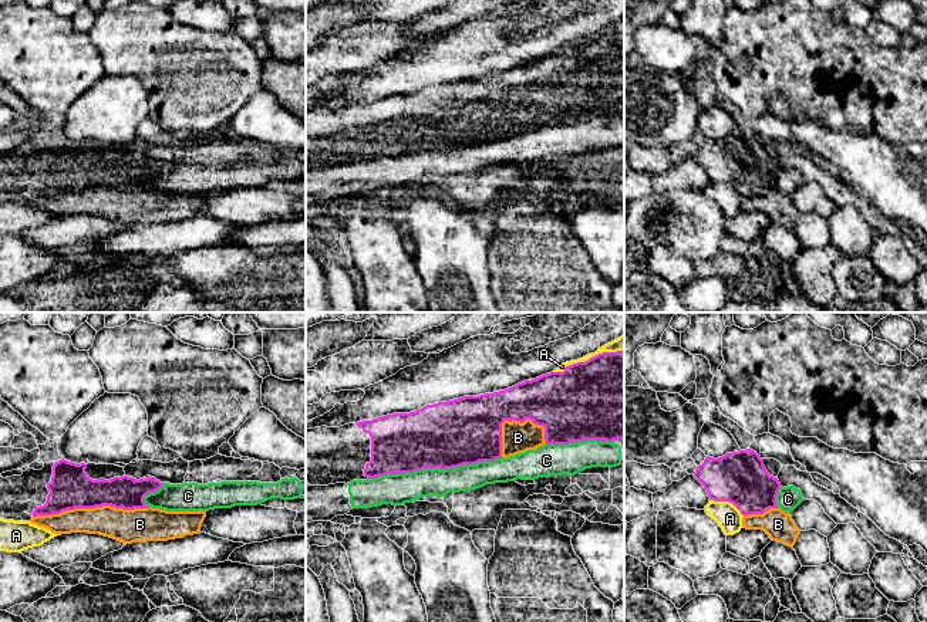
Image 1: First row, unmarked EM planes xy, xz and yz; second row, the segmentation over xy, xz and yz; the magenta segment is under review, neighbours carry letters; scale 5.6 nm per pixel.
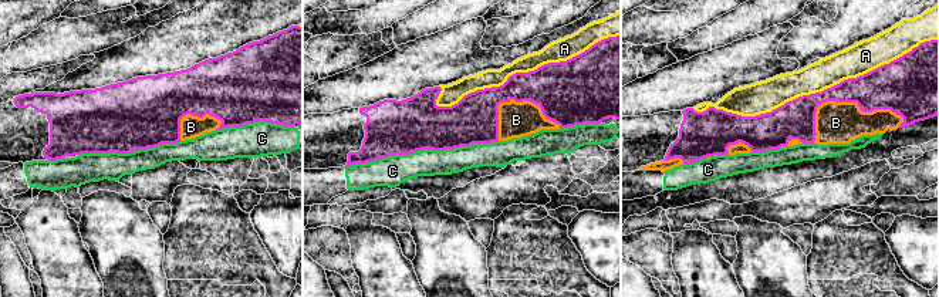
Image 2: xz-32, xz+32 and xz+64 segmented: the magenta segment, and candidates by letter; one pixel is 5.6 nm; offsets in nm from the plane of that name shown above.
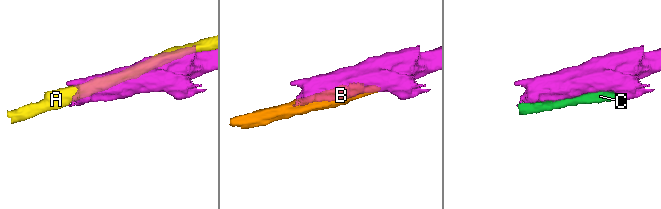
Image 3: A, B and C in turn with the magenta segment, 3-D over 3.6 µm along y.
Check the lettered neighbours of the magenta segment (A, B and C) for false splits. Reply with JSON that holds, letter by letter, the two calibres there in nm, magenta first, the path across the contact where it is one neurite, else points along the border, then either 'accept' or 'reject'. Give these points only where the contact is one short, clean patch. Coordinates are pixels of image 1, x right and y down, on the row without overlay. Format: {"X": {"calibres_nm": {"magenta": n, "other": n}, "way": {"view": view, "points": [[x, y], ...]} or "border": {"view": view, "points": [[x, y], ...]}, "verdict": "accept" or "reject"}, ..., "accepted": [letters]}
{"A": {"calibres_nm": {"magenta": 500, "other": 80}, "verdict": "reject"}, "B": {"calibres_nm": {"magenta": 240, "other": 190}, "verdict": "accept"}, "C": {"calibres_nm": {"magenta": 380, "other": 180}, "verdict": "reject"}, "accepted": ["B"]}

